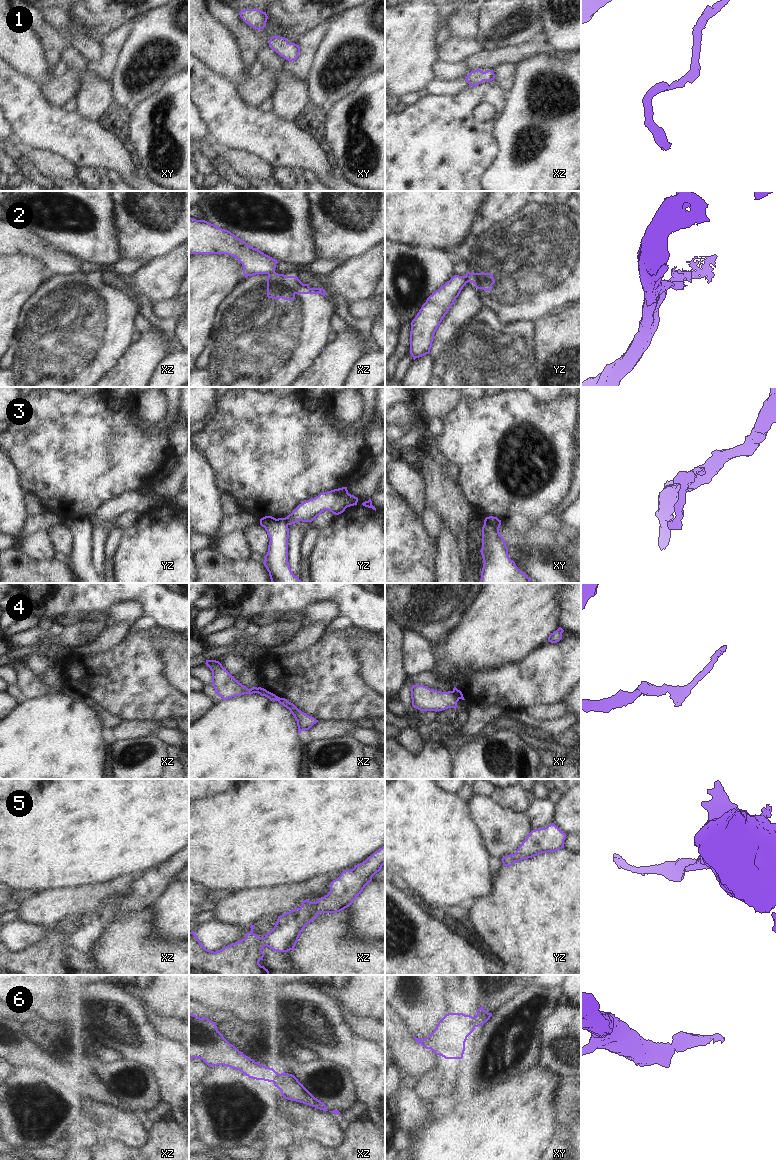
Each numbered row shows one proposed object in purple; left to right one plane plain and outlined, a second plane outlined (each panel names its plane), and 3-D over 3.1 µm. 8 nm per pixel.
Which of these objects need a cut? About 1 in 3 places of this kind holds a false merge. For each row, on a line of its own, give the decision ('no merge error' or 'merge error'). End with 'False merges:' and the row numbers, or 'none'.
1: no merge error
2: merge error
3: merge error
4: merge error
5: no merge error
6: no merge error
False merges: 2, 3, 4

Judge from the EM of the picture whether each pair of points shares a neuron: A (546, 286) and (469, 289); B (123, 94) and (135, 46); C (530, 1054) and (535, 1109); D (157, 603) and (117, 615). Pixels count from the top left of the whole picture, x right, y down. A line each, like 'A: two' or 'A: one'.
A: two
B: one
C: two
D: two

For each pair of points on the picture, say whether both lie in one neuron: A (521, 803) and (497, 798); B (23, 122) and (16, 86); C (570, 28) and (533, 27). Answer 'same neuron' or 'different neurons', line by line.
A: same neuron
B: same neuron
C: different neurons

